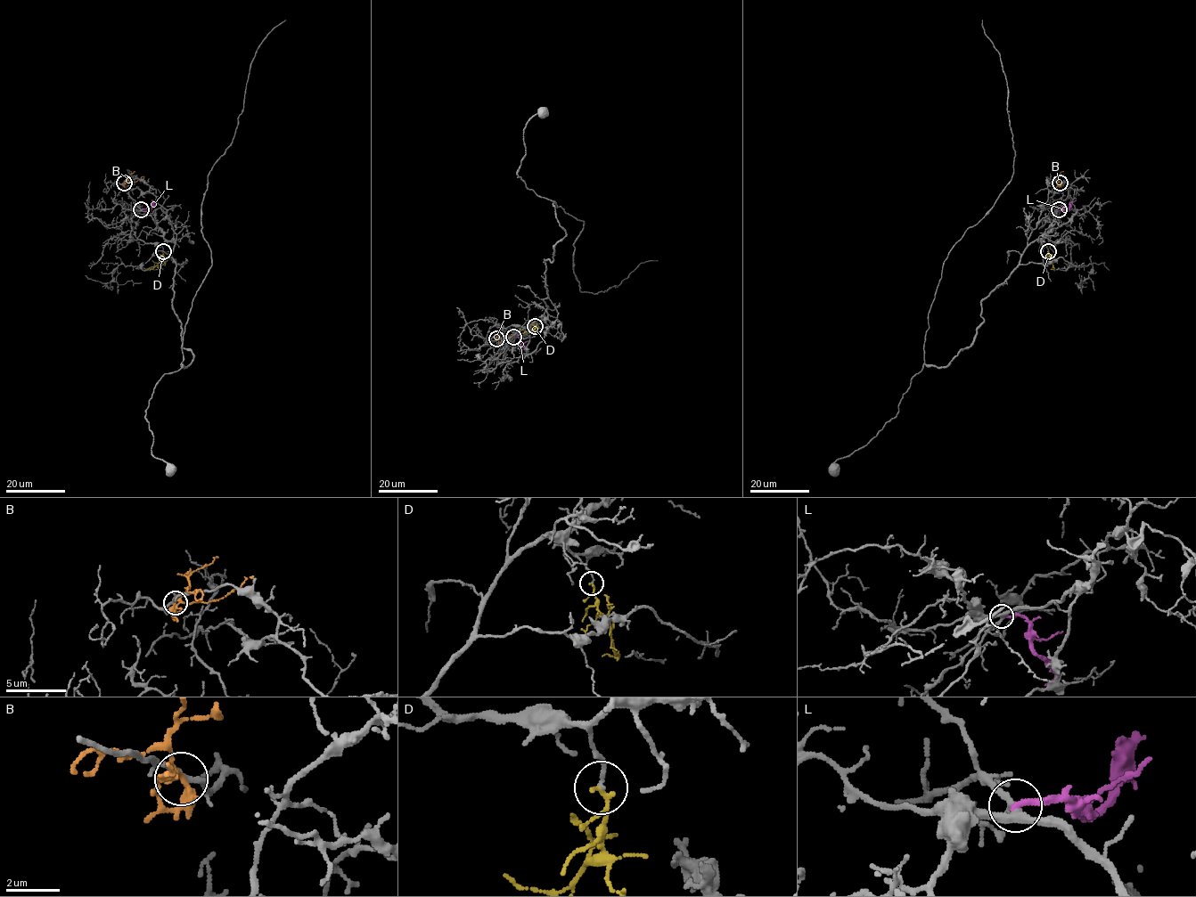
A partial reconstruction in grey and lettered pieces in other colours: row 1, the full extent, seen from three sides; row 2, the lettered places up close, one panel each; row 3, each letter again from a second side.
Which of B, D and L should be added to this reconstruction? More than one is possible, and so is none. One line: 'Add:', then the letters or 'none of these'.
Add: none of these

